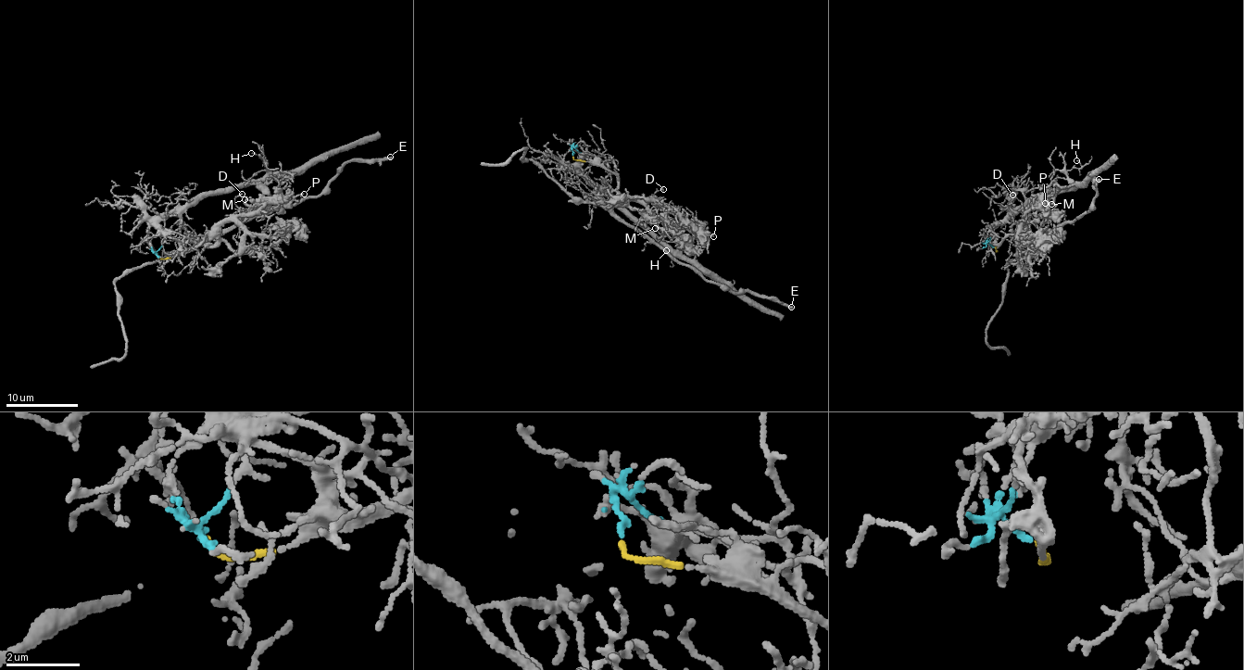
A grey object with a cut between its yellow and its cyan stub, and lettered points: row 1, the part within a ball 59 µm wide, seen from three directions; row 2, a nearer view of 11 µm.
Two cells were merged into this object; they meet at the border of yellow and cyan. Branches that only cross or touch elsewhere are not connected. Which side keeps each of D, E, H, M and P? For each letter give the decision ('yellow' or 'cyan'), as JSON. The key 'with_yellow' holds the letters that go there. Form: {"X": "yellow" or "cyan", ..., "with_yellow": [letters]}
{"D": "yellow", "E": "yellow", "H": "cyan", "M": "yellow", "P": "yellow", "with_yellow": ["D", "E", "M", "P"]}

